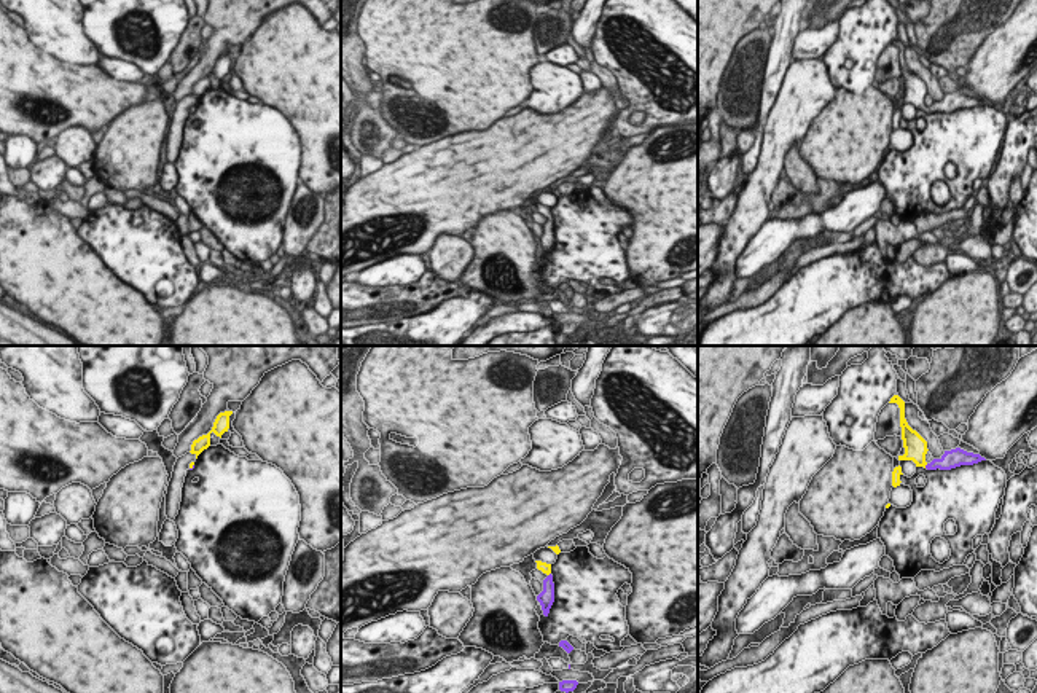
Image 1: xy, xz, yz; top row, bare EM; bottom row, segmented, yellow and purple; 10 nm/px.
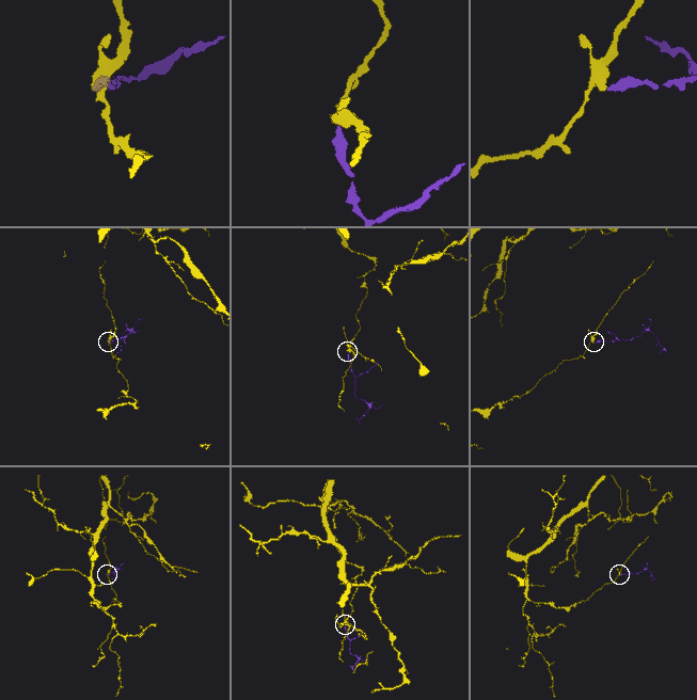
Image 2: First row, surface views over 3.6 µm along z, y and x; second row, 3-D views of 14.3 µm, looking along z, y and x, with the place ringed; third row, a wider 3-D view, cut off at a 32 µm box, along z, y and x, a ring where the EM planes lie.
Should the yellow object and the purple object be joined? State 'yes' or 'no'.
yes

